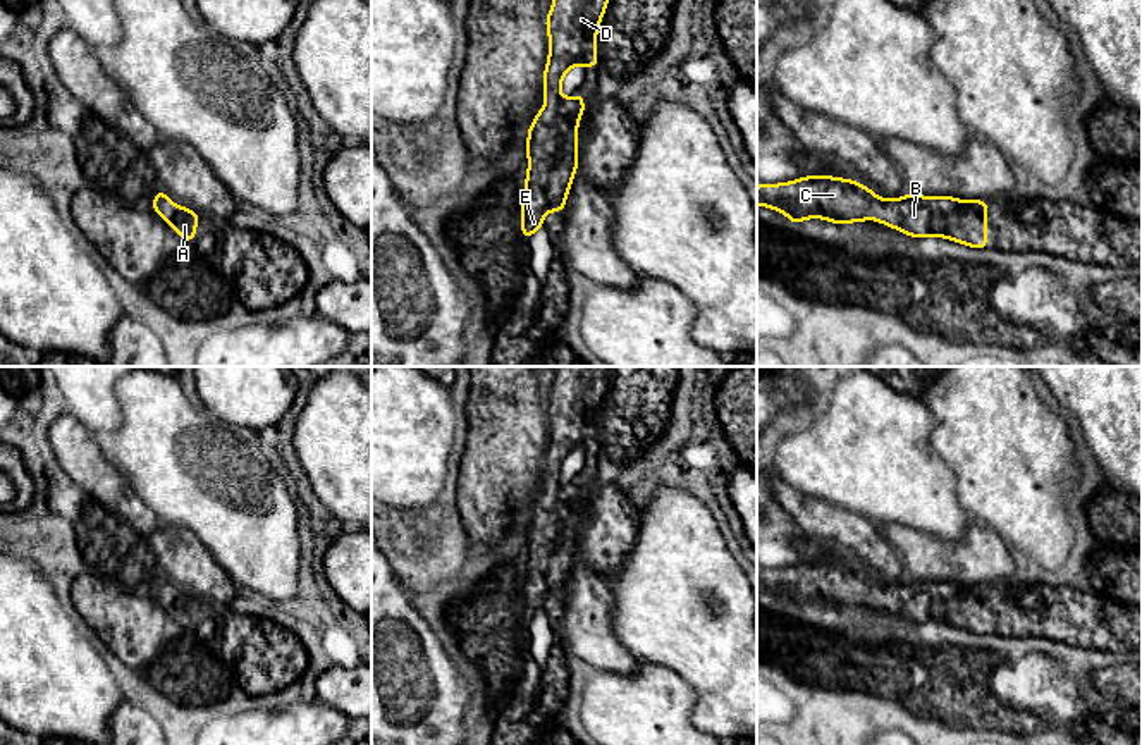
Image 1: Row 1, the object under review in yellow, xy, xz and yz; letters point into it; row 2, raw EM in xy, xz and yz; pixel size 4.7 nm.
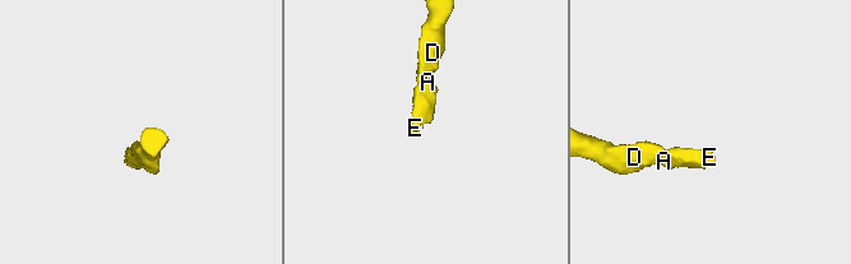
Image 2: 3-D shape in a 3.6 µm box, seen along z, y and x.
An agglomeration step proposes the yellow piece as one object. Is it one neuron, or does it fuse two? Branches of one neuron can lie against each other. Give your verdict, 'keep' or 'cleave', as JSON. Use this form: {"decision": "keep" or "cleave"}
{"decision": "keep"}

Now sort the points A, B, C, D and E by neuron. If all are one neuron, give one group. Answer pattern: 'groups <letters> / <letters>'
groups A B C D E

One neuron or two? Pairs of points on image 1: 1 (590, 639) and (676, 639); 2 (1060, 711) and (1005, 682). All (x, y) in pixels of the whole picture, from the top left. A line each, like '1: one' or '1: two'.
1: two
2: one

